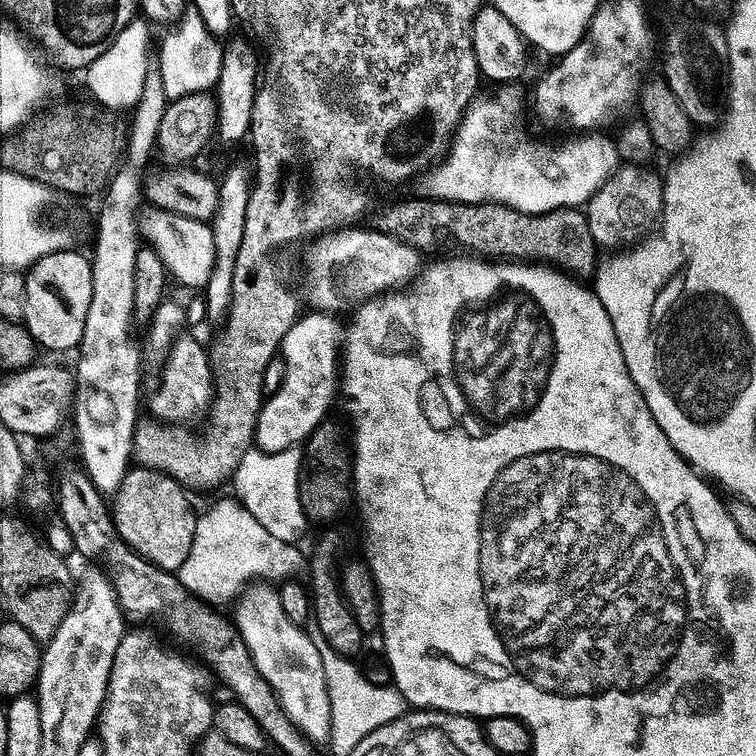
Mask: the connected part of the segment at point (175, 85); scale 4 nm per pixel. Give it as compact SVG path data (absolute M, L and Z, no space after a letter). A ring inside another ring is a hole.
M193 6L185 11L179 26L170 31L172 32L162 44L161 63L158 64L169 101L188 97L190 94L213 91L220 81L226 53L223 46L220 46L221 41L209 32L202 16Z

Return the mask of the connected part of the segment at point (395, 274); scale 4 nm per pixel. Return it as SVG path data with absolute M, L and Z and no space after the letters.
M362 226L355 228L346 228L338 232L329 232L327 236L319 237L307 245L303 249L304 252L304 296L302 292L302 300L309 304L311 311L316 314L337 314L336 312L344 312L348 308L348 304L351 306L359 306L369 300L375 300L385 294L391 294L397 290L403 289L409 282L415 281L419 277L422 271L422 263L420 264L421 253L411 248L410 245L404 244L400 240L396 240L393 237L387 236L384 233L376 232L373 230L363 229Z

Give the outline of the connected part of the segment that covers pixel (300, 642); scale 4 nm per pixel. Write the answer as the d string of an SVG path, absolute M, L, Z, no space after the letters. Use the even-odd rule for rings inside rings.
M248 586L235 608L234 625L239 637L249 648L258 674L276 692L280 706L289 716L290 722L316 746L327 745L332 726L325 667L322 666L322 657L317 647L311 642L305 629L286 618L286 610L282 610L282 598L276 588L270 592L253 592Z

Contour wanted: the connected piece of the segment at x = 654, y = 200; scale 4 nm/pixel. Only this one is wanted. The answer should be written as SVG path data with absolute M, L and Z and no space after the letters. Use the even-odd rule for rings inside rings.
M625 163L617 168L606 186L602 186L602 190L598 190L598 194L594 194L594 198L586 205L586 232L600 250L627 250L645 239L646 233L653 227L652 211L661 207L664 186L661 175L651 170L648 166Z

